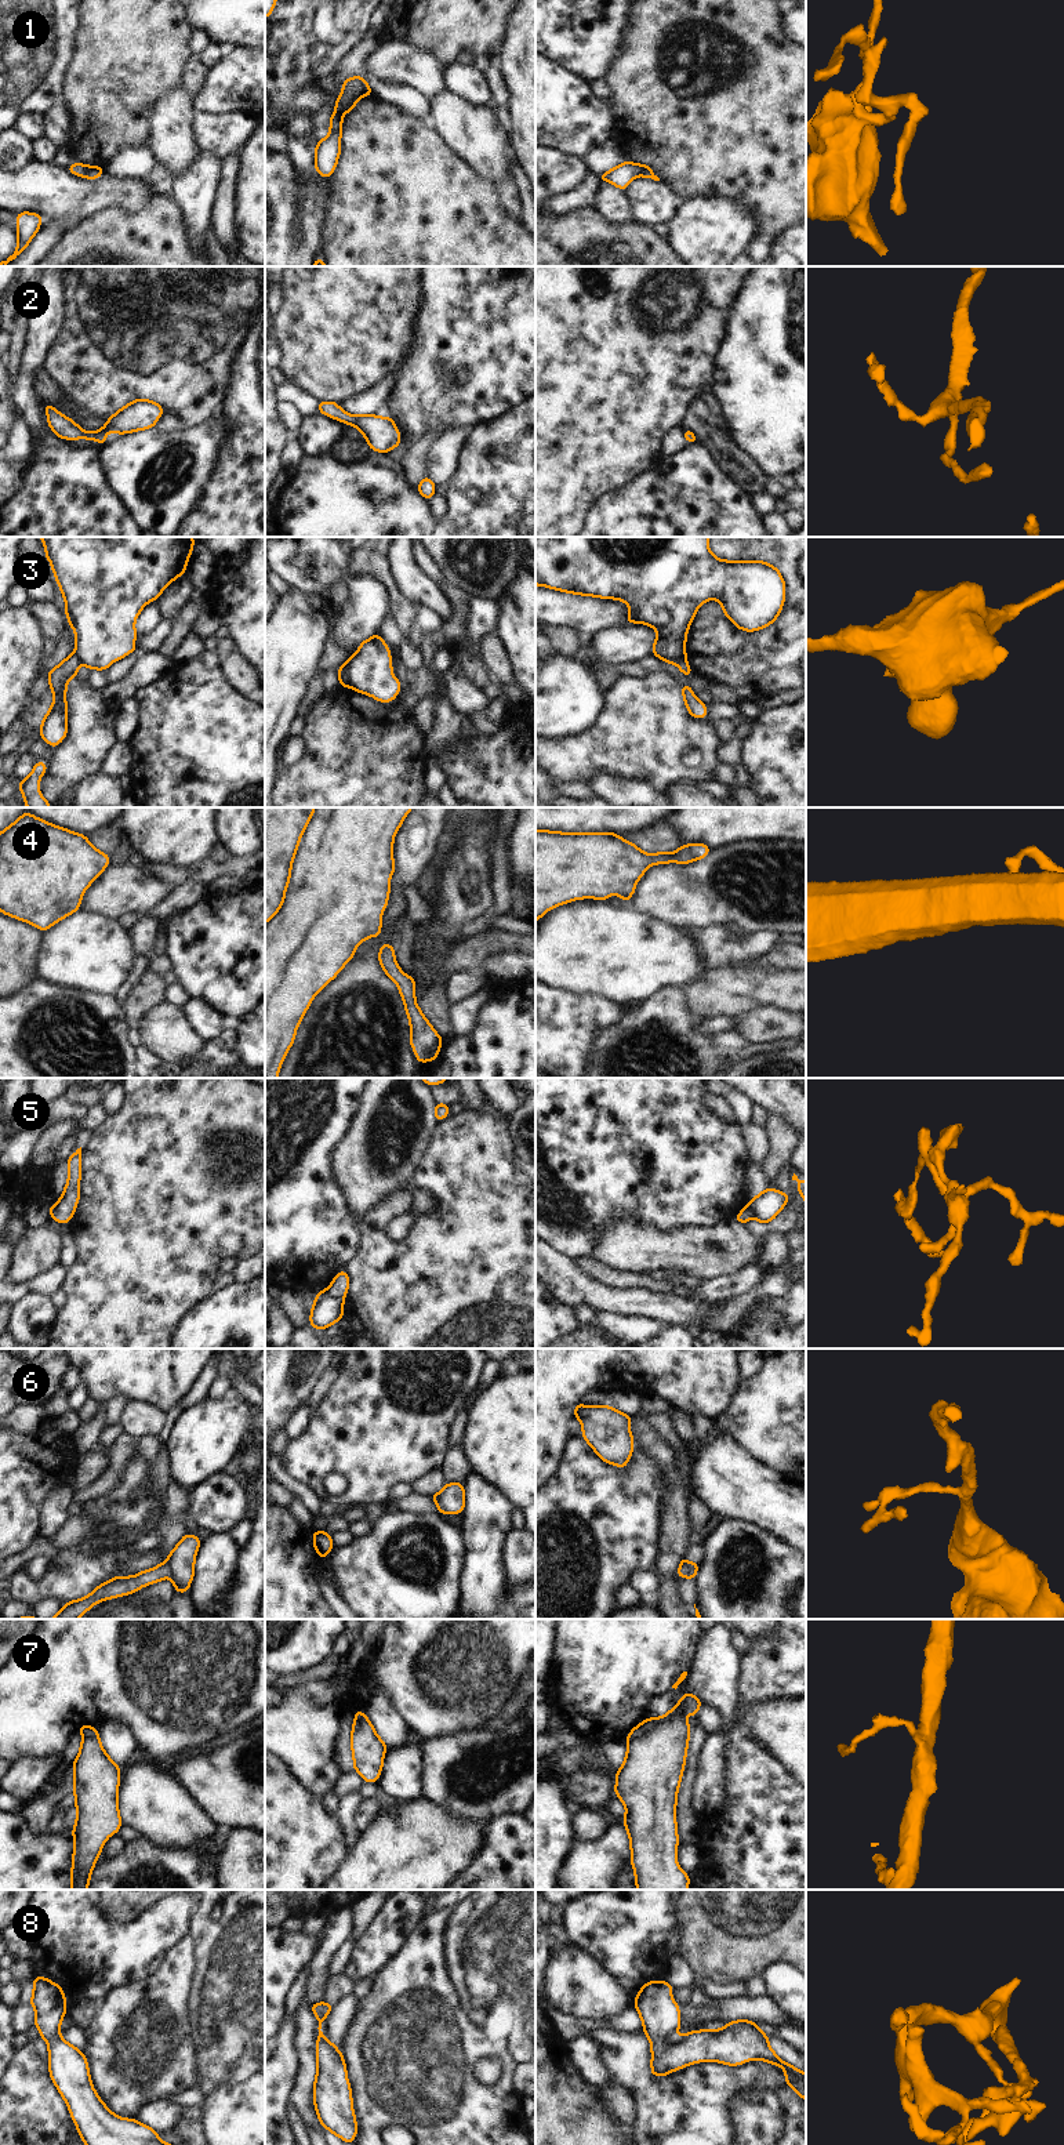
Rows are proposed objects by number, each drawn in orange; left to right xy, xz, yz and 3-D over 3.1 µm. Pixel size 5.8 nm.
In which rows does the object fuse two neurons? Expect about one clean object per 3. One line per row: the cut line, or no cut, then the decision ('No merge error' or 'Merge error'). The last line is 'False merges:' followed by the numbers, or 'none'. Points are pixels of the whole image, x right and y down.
1: No split. No merge error
2: No split. No merge error
3: Split along xz (342, 665), (349, 685). Merge error
4: No split. No merge error
5: Split along xz (323, 1291), (342, 1298). Merge error
6: Split along xy (166, 1561), (171, 1577). Merge error
7: Split along yz (661, 1717), (643, 1732), (627, 1739). Merge error
8: No split. No merge error
False merges: 3, 5, 6, 7.

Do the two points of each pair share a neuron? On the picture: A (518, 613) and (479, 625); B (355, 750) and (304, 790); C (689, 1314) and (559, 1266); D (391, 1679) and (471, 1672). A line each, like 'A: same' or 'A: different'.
A: different
B: same
C: same
D: same

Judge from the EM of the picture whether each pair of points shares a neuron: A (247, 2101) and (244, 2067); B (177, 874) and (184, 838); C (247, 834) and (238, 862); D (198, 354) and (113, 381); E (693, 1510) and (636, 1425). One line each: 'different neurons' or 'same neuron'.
A: different neurons
B: different neurons
C: different neurons
D: same neuron
E: different neurons

